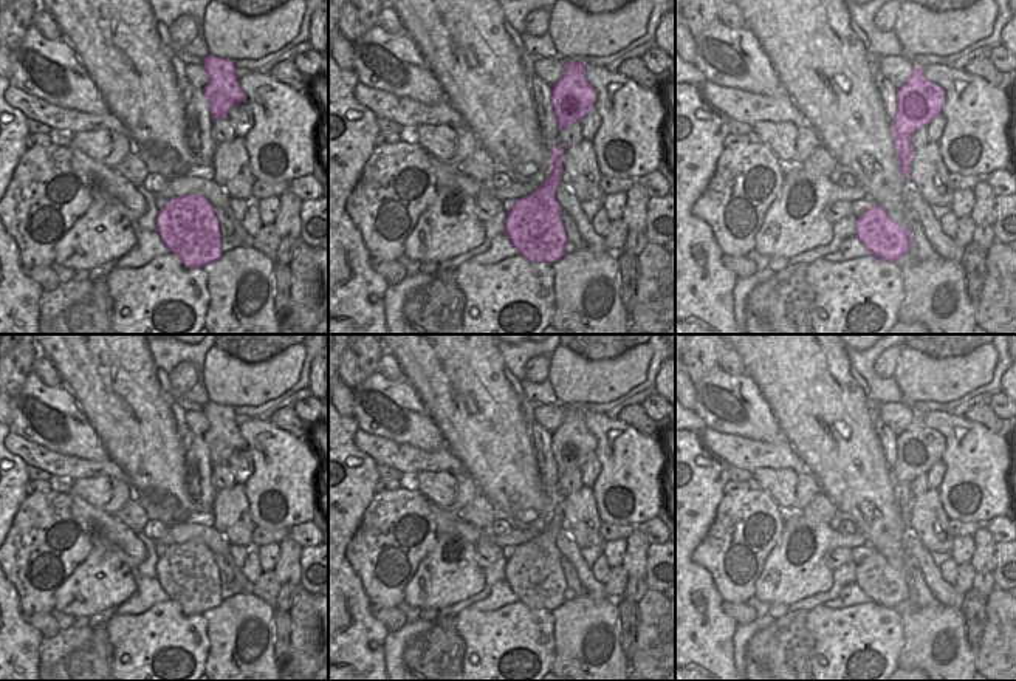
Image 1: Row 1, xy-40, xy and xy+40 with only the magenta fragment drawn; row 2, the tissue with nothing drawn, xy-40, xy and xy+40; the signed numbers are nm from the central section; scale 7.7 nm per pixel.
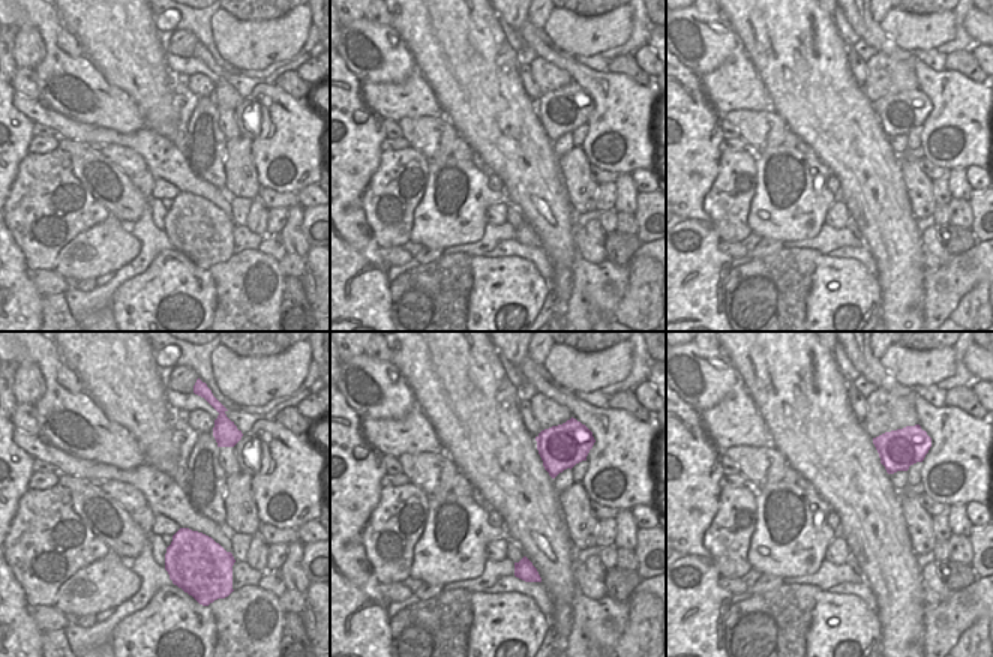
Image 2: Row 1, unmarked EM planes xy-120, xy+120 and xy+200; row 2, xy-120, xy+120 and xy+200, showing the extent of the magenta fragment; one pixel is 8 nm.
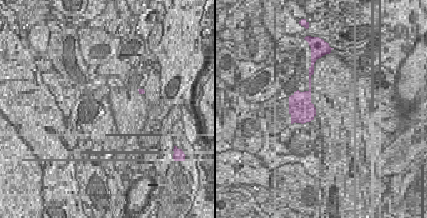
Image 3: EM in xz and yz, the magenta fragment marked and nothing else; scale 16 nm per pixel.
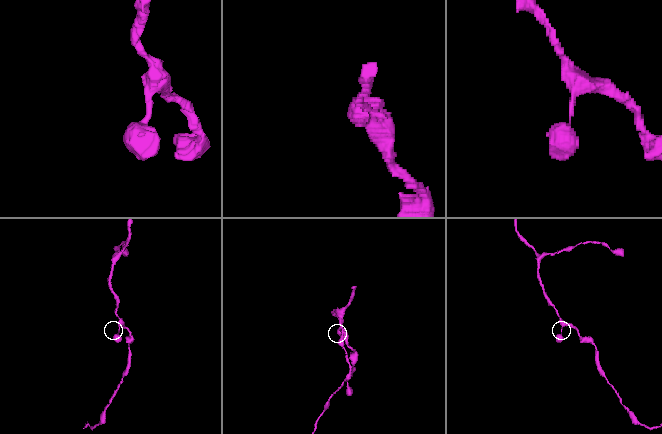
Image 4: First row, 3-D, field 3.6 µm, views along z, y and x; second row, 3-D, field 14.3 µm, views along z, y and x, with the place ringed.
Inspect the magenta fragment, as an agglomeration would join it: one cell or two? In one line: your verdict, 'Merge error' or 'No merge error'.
No merge error

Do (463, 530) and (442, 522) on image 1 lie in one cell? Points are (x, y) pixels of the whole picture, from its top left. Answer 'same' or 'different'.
same

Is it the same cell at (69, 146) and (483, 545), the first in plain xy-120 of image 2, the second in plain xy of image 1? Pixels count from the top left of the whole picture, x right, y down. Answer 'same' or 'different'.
same

